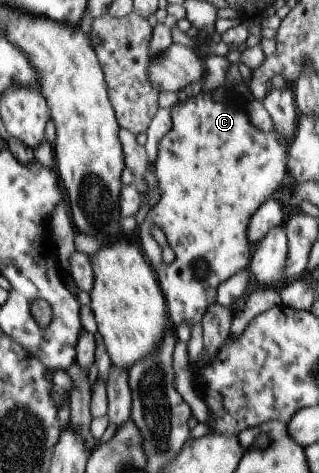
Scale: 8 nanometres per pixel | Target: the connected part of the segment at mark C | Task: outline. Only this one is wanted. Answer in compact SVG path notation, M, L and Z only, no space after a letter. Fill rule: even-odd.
M239 86L230 87L230 93L227 95L226 101L214 102L212 100L212 91L210 92L200 92L196 96L187 98L186 102L177 103L175 106L170 108L170 118L172 119L172 128L160 138L158 142L158 153L156 154L156 160L151 164L150 168L152 169L154 176L156 177L156 184L158 184L158 192L160 193L160 198L158 202L150 208L148 208L148 213L144 218L144 222L138 225L138 240L140 240L140 248L142 254L145 256L147 263L151 267L153 274L157 280L158 287L162 292L166 309L167 317L169 318L169 323L171 326L180 324L180 322L186 322L193 327L195 324L201 323L202 314L206 311L206 308L210 304L215 303L216 290L218 286L225 282L230 276L233 276L245 268L250 261L250 256L252 252L252 246L248 242L246 237L246 224L250 220L250 216L254 214L258 206L268 200L270 197L276 197L276 190L280 187L282 178L284 178L287 172L287 148L286 142L276 134L276 132L262 132L254 127L253 124L250 124L245 110L249 104L248 96L244 94L244 91ZM154 226L158 226L166 238L166 242L172 253L174 254L174 261L170 264L163 264L160 258L160 246L156 244L156 241L151 236L151 229Z

